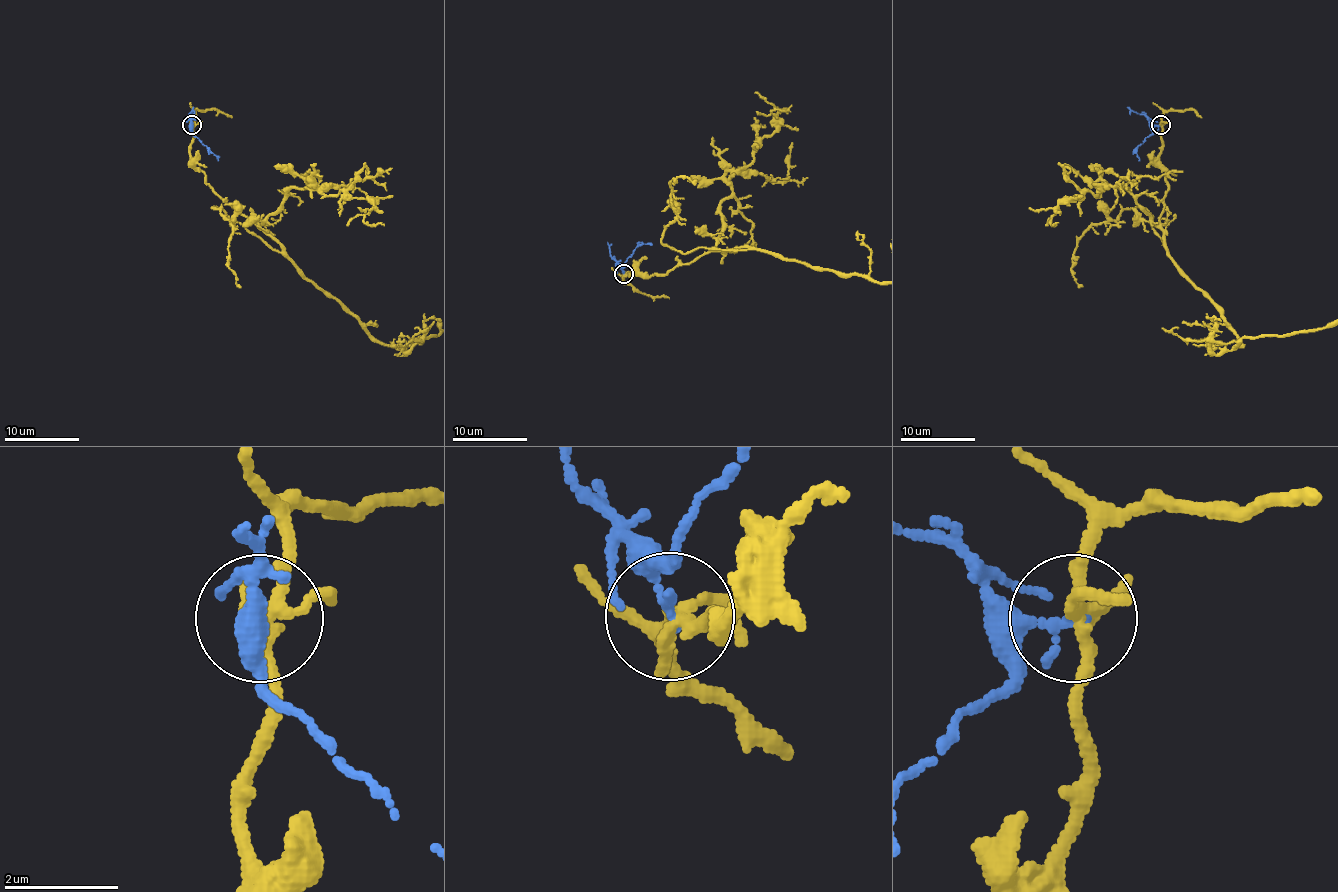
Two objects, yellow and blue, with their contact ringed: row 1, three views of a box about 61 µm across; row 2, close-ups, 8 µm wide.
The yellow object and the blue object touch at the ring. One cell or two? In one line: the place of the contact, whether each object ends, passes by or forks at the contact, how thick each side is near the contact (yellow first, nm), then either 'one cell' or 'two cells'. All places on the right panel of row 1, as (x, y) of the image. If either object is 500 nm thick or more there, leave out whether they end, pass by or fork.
at (1160, 125); yellow forks there; blue ends there; 200 nm thick on the yellow side, 190 nm on the other; two cells

